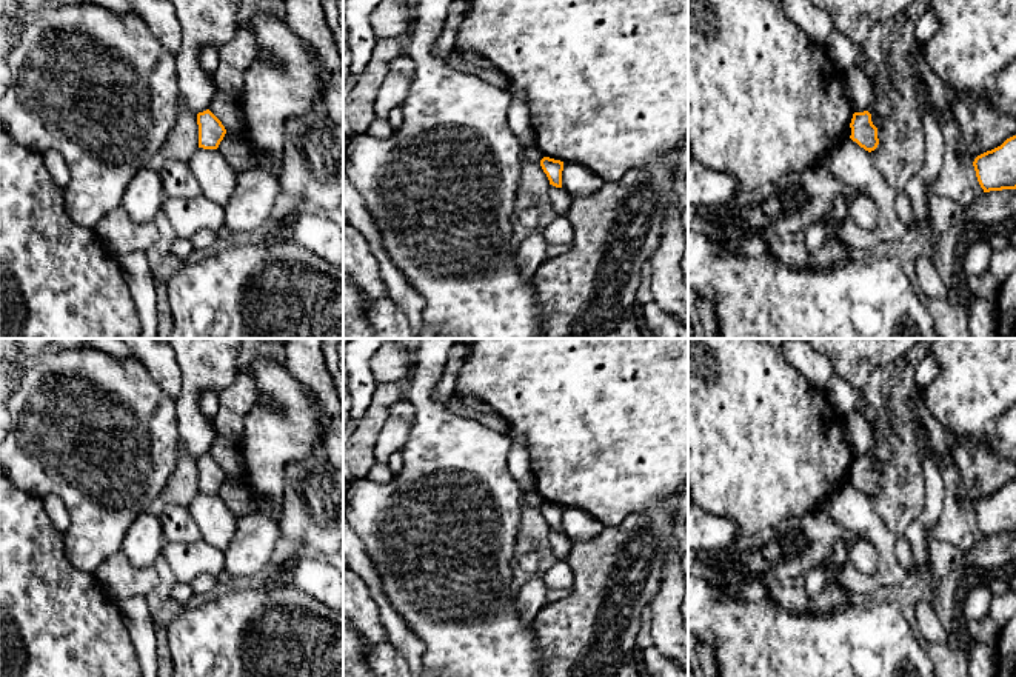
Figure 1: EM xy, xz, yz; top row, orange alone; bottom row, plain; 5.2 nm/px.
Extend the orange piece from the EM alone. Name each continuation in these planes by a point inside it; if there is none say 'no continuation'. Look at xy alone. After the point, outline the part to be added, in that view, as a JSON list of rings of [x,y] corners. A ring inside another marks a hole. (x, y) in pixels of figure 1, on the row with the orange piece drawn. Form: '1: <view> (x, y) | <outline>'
no continuation

